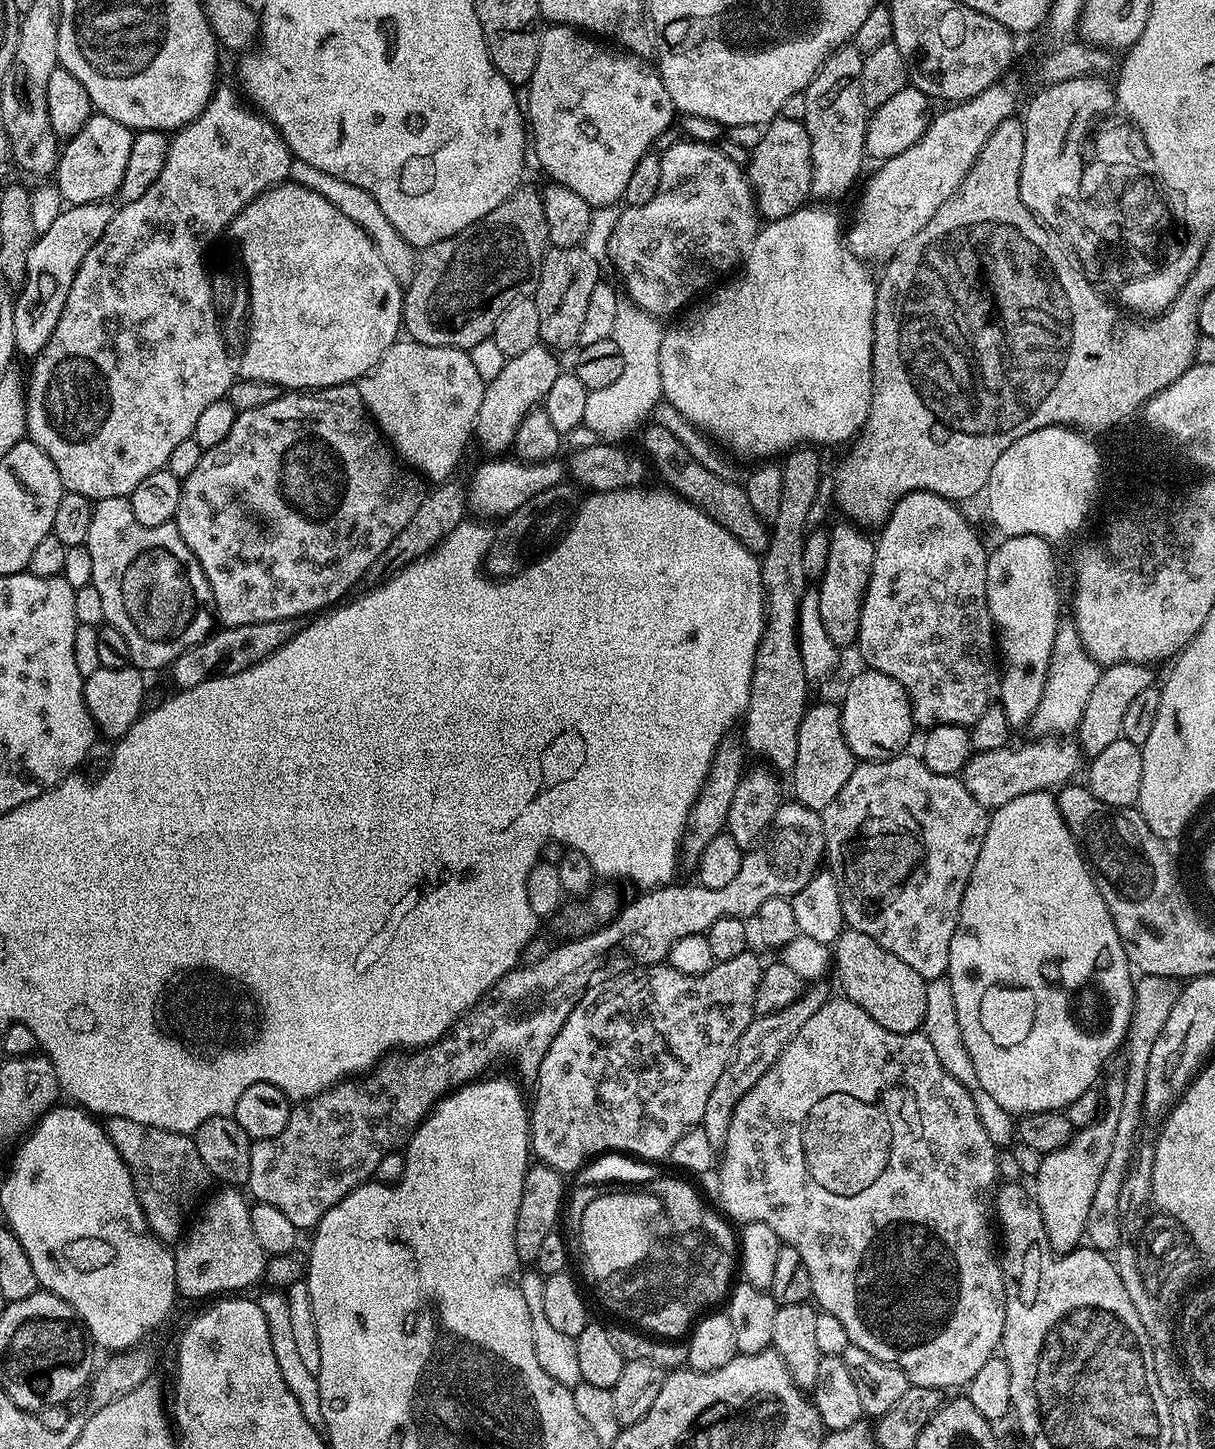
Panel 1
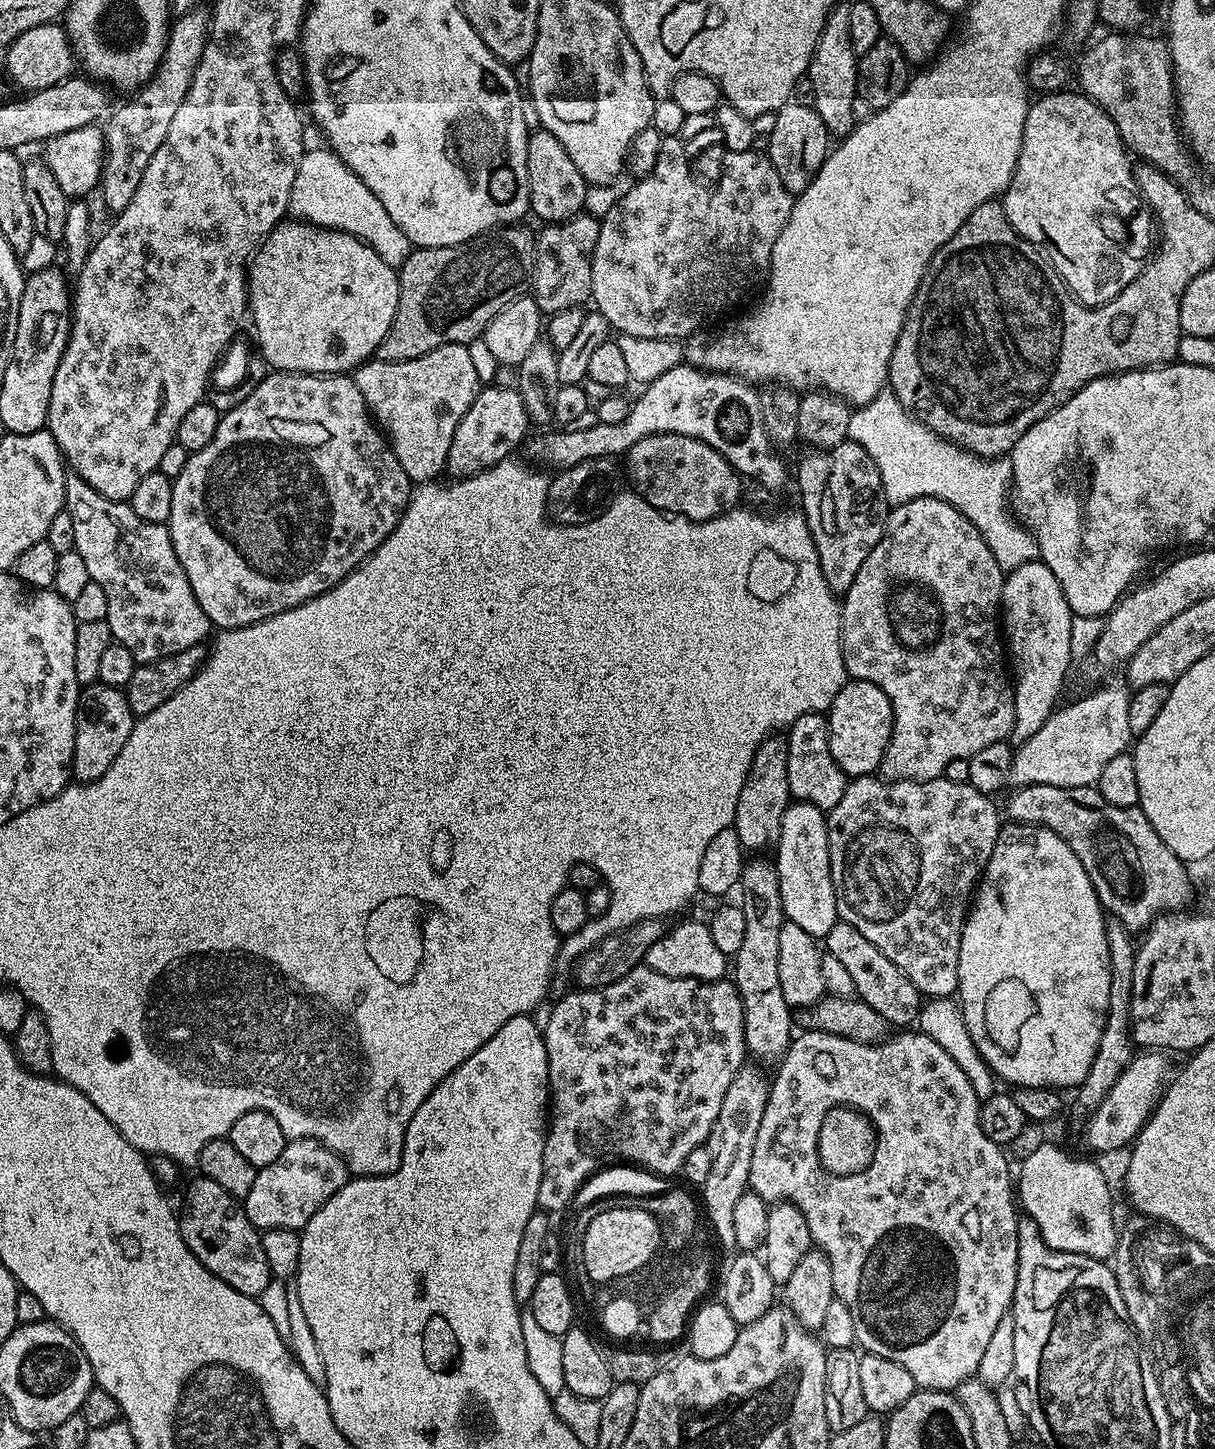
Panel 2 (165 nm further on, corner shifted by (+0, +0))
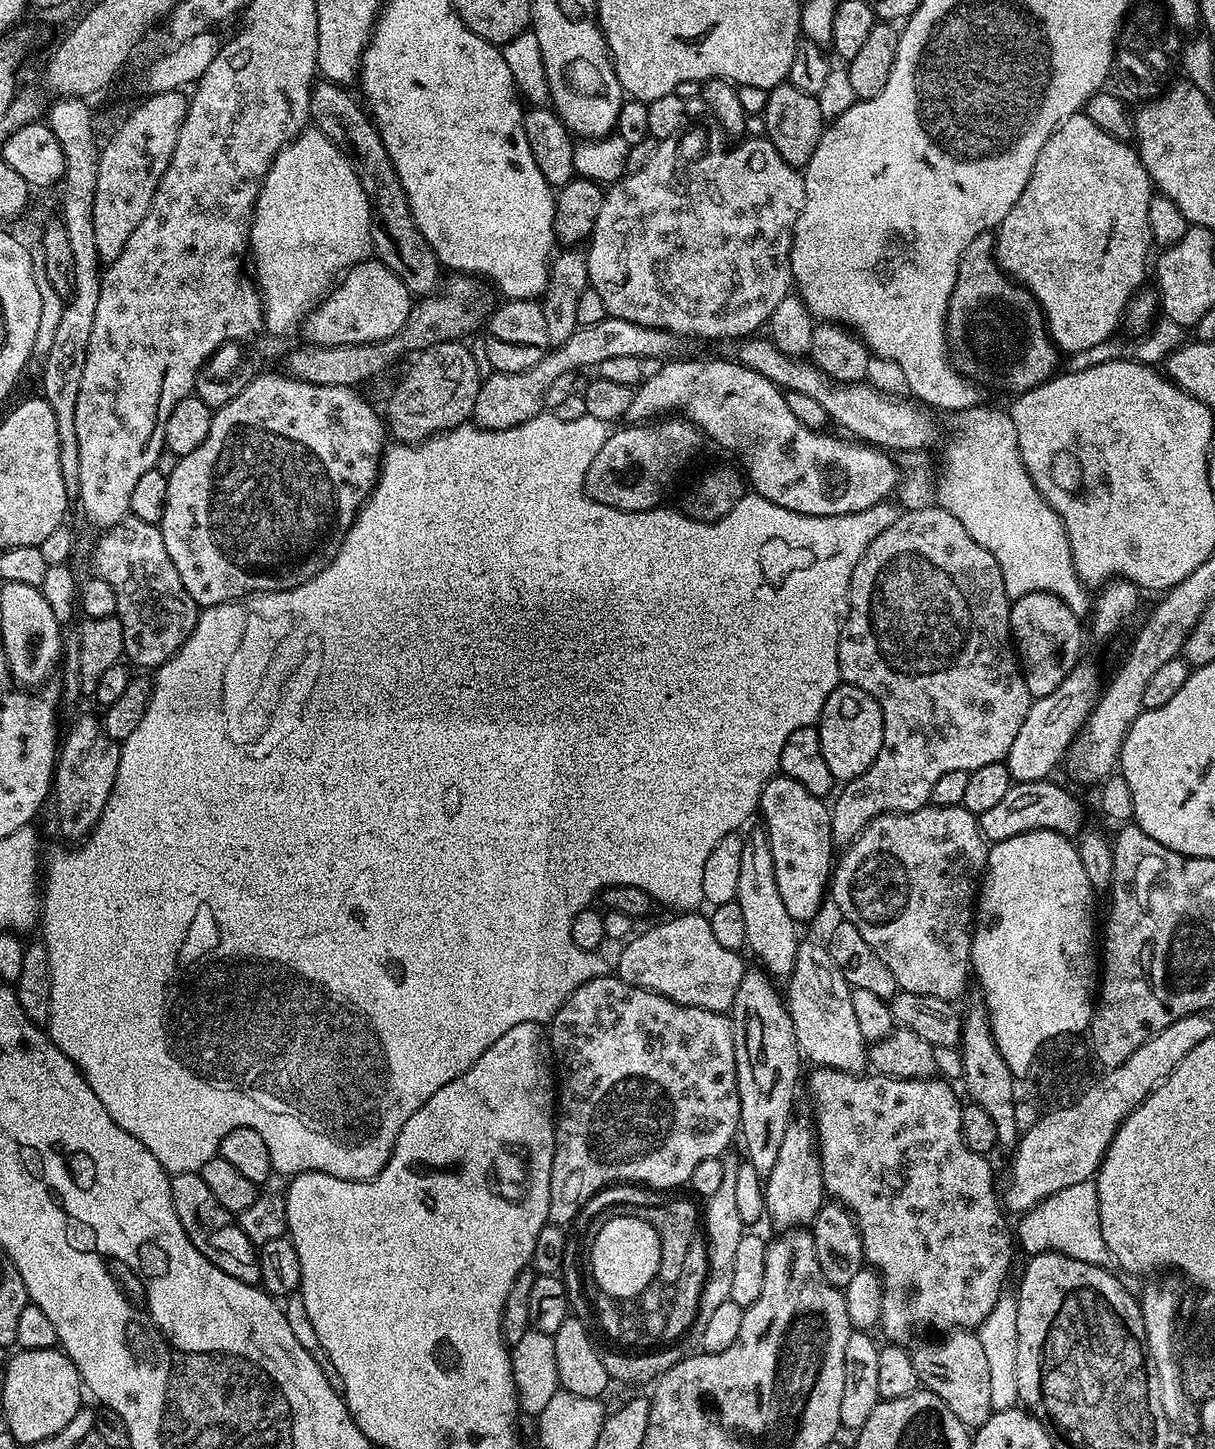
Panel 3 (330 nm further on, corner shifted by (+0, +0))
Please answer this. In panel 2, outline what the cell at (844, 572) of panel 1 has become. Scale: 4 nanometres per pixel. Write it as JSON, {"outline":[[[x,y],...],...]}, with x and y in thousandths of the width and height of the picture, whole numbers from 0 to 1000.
{"outline":[[[694,304],[686,309],[677,311],[665,311],[658,317],[658,324],[654,324],[653,334],[658,336],[658,353],[665,362],[667,369],[670,371],[670,377],[673,380],[673,386],[677,391],[677,396],[683,404],[683,407],[694,410],[700,407],[703,398],[713,388],[713,382],[723,377],[726,369],[729,366],[729,360],[733,349],[726,338],[726,330],[723,327],[723,322],[719,322],[719,316],[709,311],[702,304]]]}

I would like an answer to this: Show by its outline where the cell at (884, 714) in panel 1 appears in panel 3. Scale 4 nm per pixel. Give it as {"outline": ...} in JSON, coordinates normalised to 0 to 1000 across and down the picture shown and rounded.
{"outline":[[[693,471],[686,476],[683,482],[680,482],[673,502],[677,523],[680,523],[680,529],[683,529],[686,539],[697,540],[706,537],[716,531],[719,523],[723,523],[723,518],[726,518],[726,490],[719,480],[702,472]]]}

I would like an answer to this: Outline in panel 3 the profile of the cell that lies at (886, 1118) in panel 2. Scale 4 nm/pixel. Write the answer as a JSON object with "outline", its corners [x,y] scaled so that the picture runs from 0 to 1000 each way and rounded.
{"outline":[[[672,736],[671,739],[672,741],[665,745],[665,751],[672,758],[670,778],[673,785],[678,822],[686,829],[694,831],[705,840],[711,861],[711,869],[720,876],[727,885],[728,895],[723,916],[728,916],[728,921],[731,921],[730,924],[734,926],[747,926],[744,925],[749,924],[753,919],[757,919],[766,914],[774,914],[777,918],[806,917],[807,913],[815,907],[815,904],[818,904],[818,901],[827,891],[826,883],[829,882],[830,874],[833,872],[835,853],[832,850],[830,851],[830,840],[825,833],[824,823],[820,823],[820,814],[816,812],[814,798],[809,795],[798,794],[798,791],[795,791],[792,785],[792,759],[787,757],[787,754],[784,752],[786,750],[776,744],[743,745],[735,743],[714,743],[715,741],[676,736]]]}

